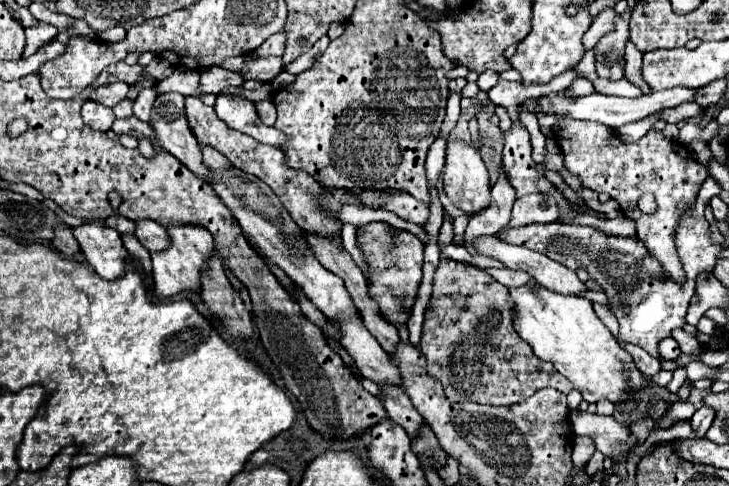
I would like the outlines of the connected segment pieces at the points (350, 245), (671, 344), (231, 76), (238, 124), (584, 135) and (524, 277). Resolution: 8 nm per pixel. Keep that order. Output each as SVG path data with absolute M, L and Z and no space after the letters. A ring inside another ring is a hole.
M343 224L341 238L343 238L343 246L345 246L345 250L349 252L349 256L355 260L357 266L361 266L363 276L369 278L369 274L367 274L369 268L367 268L367 264L365 264L365 260L363 260L363 254L361 254L361 250L359 250L359 246L357 246L357 228L351 226L351 224Z
M665 338L663 342L659 342L659 354L661 354L663 360L673 360L681 354L681 350L679 350L679 344L673 338Z
M211 66L207 70L201 70L201 90L219 94L225 86L241 86L245 82L245 76L241 72L231 72L219 66Z
M219 94L217 102L215 102L215 112L217 116L231 126L233 130L239 130L263 144L275 146L275 148L283 148L287 142L287 136L273 128L273 126L265 126L255 110L255 104L243 96L227 96L227 94Z
M559 116L555 140L563 152L565 168L573 176L577 176L585 188L607 192L613 200L617 200L621 212L637 222L637 238L659 260L663 276L683 284L685 274L675 250L675 230L685 210L691 210L691 206L695 206L697 192L709 176L707 166L699 164L683 144L669 142L661 130L649 130L637 142L627 144L615 134L611 126ZM643 194L655 196L657 210L653 214L645 214L639 210L637 202Z
M488 268L485 271L507 288L522 286L532 279L528 273L521 270Z

